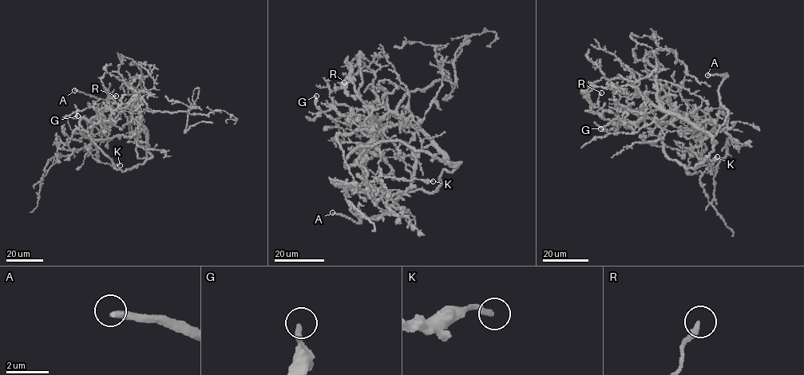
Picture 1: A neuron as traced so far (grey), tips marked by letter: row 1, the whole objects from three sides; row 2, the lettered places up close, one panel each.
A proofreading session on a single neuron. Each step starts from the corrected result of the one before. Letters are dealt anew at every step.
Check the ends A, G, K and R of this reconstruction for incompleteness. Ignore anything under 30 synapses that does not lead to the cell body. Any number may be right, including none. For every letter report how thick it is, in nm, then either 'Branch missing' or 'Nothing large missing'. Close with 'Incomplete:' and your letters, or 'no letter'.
A: Thickness 400 nm. Branch missing
G: Thickness 300 nm. Nothing large missing
K: Thickness 240 nm. Nothing large missing
R: Thickness 240 nm. Nothing large missing
Incomplete: A

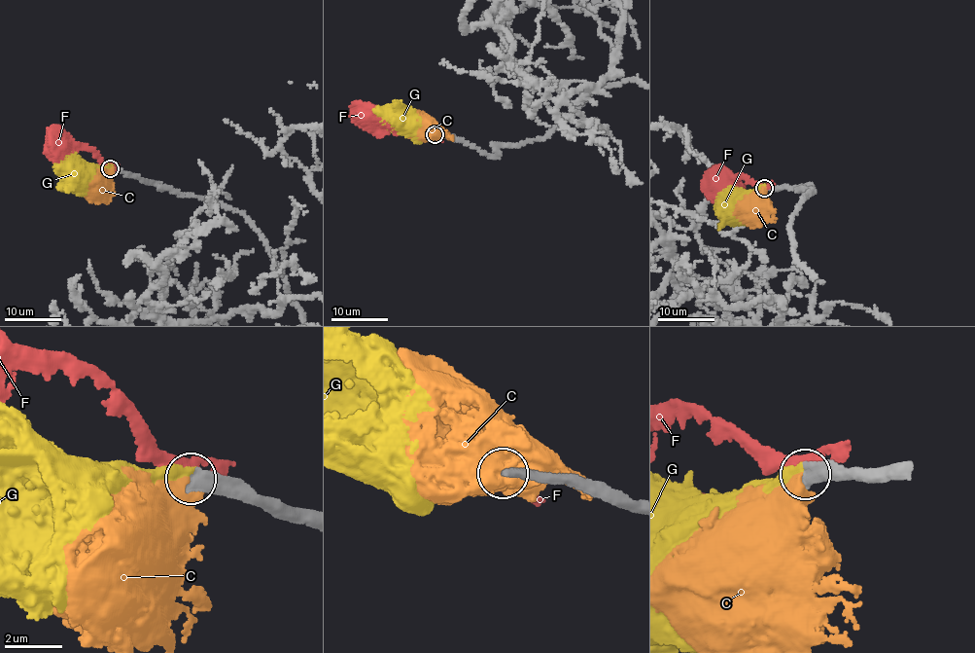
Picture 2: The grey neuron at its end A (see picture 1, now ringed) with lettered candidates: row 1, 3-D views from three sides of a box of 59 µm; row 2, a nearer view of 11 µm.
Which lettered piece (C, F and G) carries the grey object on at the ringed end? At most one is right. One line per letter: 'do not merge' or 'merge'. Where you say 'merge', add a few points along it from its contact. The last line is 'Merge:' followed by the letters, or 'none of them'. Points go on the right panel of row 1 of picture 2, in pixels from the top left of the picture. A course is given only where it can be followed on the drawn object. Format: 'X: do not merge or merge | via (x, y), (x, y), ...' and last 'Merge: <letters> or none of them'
C: do not merge
F: do not merge
G: merge | via (765, 188), (736, 205)
Merge: G

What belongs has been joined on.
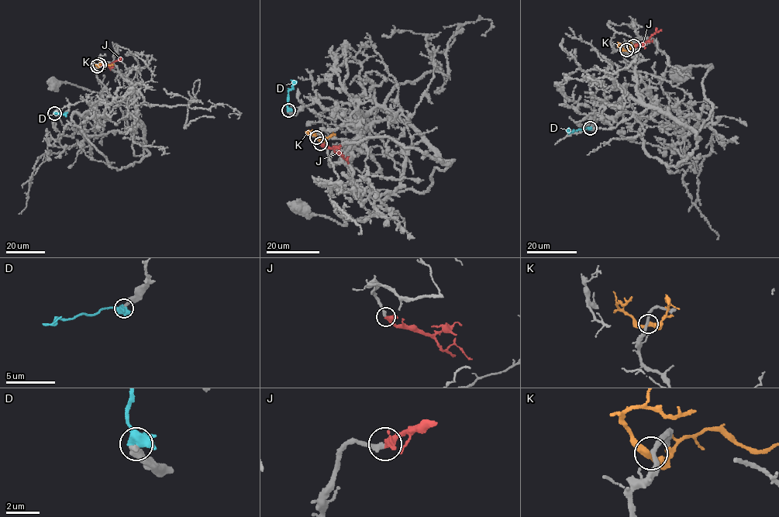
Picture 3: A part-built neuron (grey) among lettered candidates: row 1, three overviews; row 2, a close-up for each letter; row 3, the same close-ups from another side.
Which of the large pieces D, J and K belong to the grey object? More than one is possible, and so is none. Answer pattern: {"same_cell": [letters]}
{"same_cell": ["J"]}

